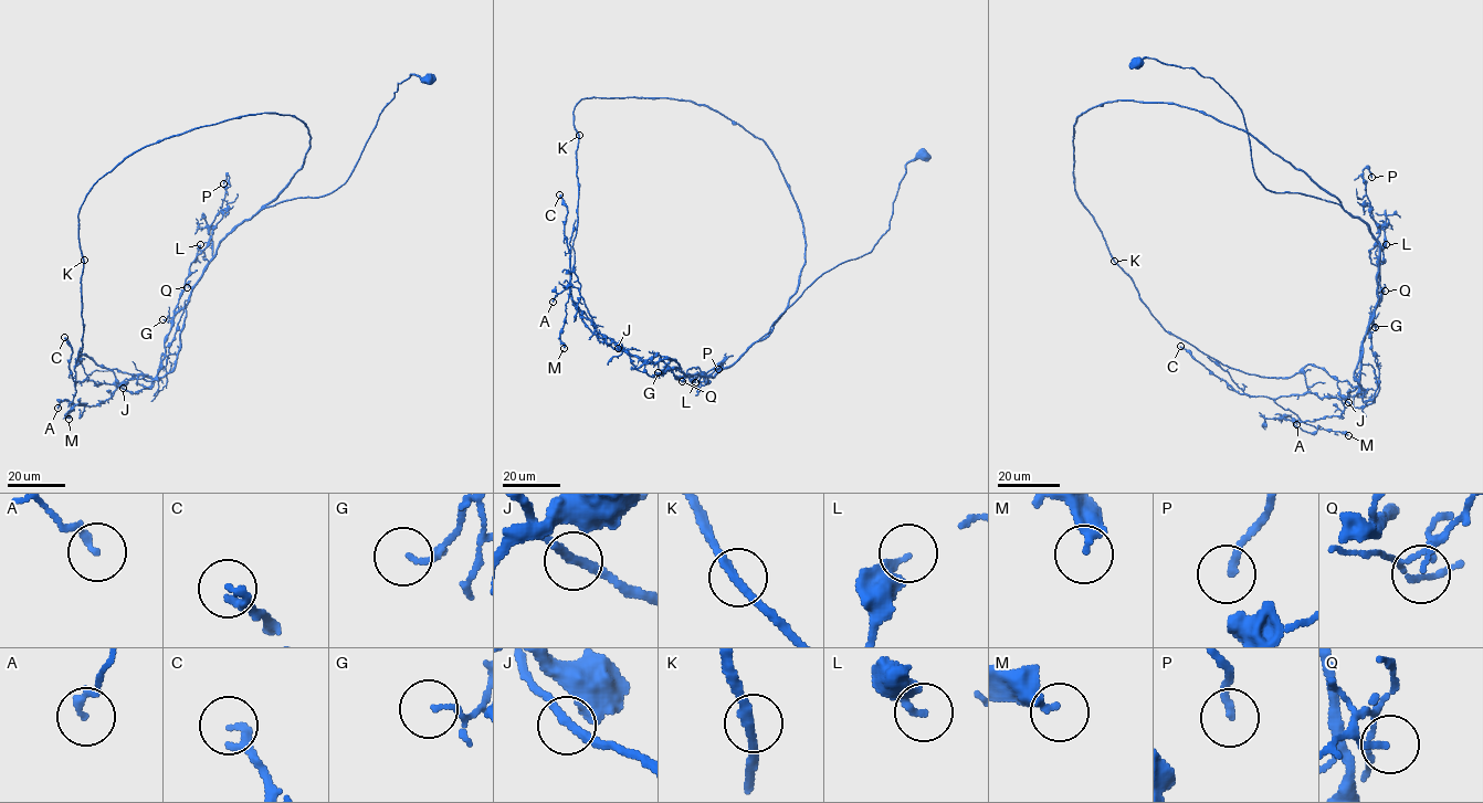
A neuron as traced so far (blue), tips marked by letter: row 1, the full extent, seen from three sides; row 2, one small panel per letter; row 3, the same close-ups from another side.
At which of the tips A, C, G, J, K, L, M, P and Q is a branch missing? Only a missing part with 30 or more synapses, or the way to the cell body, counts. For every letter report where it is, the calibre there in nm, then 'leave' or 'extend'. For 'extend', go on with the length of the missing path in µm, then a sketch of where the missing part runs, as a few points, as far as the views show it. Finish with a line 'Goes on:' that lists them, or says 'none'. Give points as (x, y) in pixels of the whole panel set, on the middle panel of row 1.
A: place (553, 302); calibre 190 nm; leave
C: place (559, 194); calibre 140 nm; extend; missing 40 µm; course (559, 194), (564, 124)
G: place (658, 372); calibre 90 nm; leave
J: place (618, 348); calibre 200 nm; leave
K: place (579, 135); calibre 200 nm; leave
L: place (695, 382); calibre 180 nm; leave
M: place (564, 348); calibre 340 nm; leave
P: place (718, 369); calibre 200 nm; leave
Q: place (682, 381); calibre 130 nm; leave
Goes on: C

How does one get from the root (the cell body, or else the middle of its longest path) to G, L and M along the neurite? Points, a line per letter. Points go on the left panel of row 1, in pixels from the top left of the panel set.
G: (430, 78), (411, 74), (398, 83), (343, 185), (322, 196), (267, 205), (235, 226), (189, 300), (162, 319)
L: (430, 78), (411, 74), (398, 83), (343, 185), (244, 220), (221, 241), (201, 277), (182, 289), (200, 244)
M: (430, 78), (398, 83), (343, 185), (264, 208), (221, 241), (175, 315), (153, 380), (76, 382), (69, 419)

